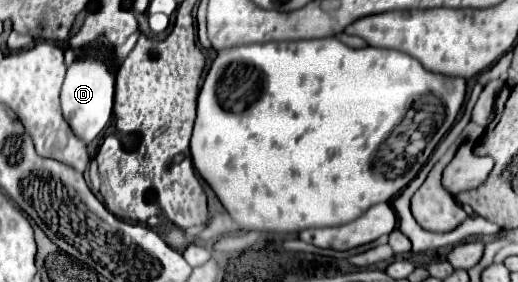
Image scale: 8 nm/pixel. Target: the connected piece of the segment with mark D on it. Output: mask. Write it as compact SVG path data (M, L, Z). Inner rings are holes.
M81 59L67 69L67 77L61 89L61 107L63 117L71 125L71 131L79 135L81 141L91 143L107 127L113 109L113 89L115 89L113 73L105 63L97 59Z

